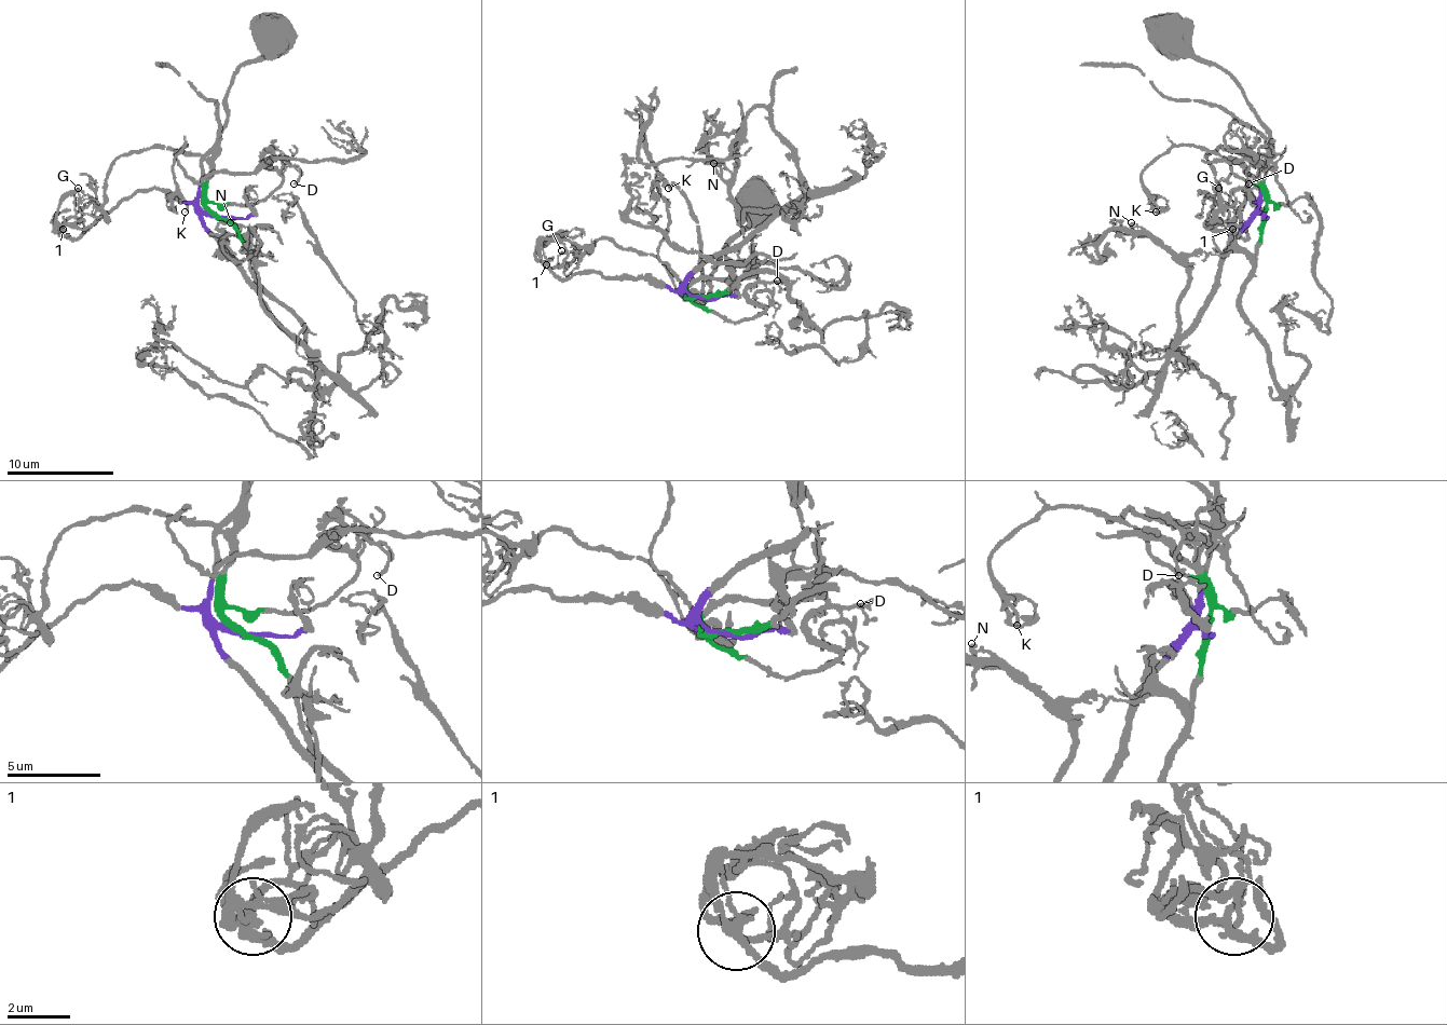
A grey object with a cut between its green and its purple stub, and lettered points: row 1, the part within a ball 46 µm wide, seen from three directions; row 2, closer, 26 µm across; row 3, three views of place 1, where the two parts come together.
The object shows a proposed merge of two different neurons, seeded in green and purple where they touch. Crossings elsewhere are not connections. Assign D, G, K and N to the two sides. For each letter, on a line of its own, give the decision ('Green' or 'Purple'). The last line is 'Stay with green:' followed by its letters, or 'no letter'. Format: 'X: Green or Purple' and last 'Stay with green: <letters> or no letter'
D: Green
G: Purple
K: Green
N: Purple
Stay with green: D, K

